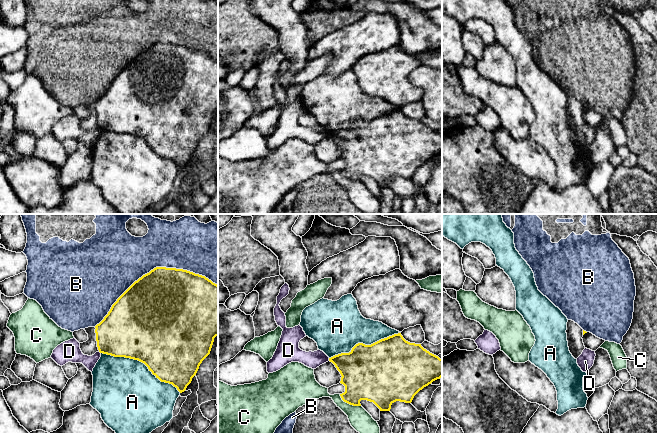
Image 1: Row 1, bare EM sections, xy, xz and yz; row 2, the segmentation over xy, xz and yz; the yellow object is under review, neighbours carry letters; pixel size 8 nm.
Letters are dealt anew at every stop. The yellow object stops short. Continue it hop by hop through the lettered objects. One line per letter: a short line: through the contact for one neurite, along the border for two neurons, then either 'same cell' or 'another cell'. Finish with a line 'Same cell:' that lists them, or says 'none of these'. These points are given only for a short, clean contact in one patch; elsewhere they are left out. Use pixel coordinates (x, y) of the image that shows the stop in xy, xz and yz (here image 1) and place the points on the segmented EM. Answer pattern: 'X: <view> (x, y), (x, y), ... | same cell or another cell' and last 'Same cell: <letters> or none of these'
A: another cell
B: another cell
C: another cell
D: xz (328, 358), (329, 360) | another cell
Same cell: none of these

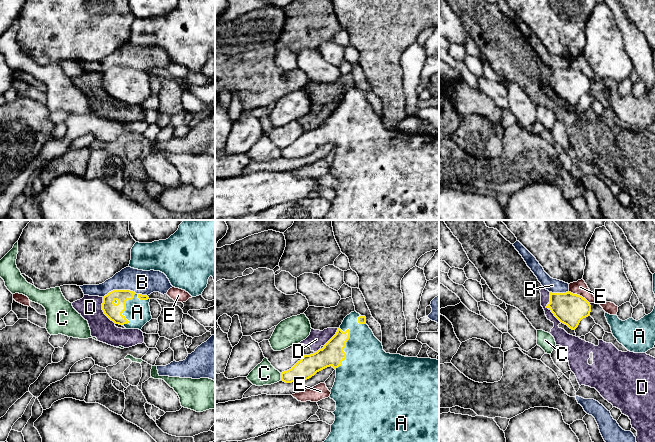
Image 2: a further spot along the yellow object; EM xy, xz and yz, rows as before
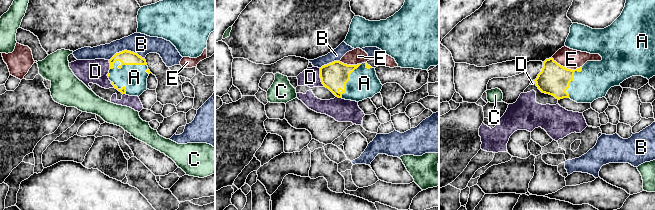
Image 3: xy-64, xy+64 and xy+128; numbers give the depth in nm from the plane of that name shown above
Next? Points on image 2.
A: same cell
B: another cell
C: another cell
D: another cell
E: another cell
Same cell: A

